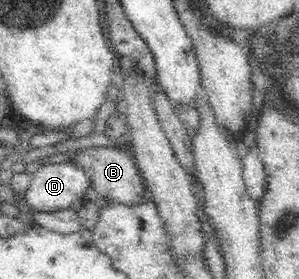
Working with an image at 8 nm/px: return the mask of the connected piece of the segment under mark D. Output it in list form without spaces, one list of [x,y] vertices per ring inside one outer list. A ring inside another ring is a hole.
[[[54,163],[41,165],[37,170],[32,171],[30,186],[23,198],[24,204],[34,212],[52,212],[60,208],[71,206],[75,200],[83,197],[89,186],[86,175],[74,167],[72,163]]]

